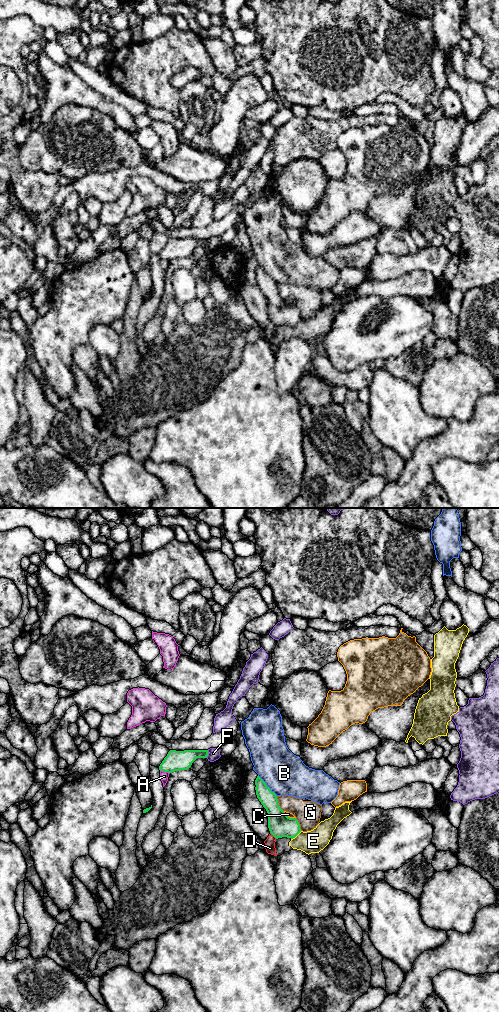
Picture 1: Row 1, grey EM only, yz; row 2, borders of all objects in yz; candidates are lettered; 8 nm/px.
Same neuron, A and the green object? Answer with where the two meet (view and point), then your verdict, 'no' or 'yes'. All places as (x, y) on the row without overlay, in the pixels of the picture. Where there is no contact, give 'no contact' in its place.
contact yz (165, 259); no

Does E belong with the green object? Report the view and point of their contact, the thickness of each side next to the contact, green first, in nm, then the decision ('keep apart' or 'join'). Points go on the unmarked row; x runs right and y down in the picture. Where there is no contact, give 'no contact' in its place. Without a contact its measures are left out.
meets green in yz at (296, 323); 190 nm thick on the green side, 180 nm on the other; keep apart

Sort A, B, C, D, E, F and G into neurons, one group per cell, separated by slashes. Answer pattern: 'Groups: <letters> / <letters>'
Groups: A / B / C / D E / F / G

